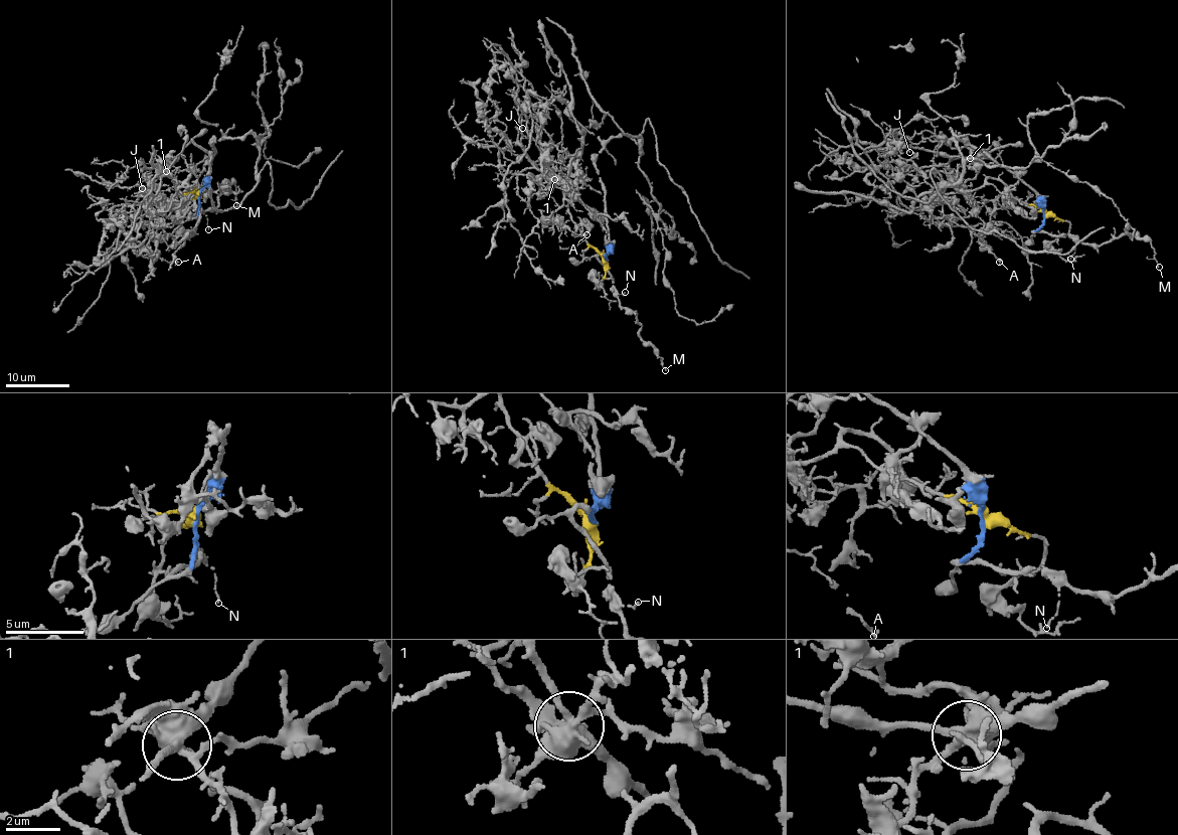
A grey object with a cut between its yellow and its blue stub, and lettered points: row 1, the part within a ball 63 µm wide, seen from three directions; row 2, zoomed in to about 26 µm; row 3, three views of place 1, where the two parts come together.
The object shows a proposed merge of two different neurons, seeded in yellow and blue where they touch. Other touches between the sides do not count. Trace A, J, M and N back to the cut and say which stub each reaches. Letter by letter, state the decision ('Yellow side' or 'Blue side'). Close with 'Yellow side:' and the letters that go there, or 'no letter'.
A: Yellow side
J: Yellow side
M: Blue side
N: Blue side
Yellow side: A, J

